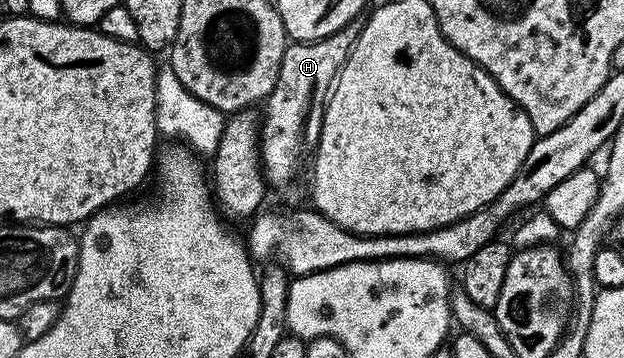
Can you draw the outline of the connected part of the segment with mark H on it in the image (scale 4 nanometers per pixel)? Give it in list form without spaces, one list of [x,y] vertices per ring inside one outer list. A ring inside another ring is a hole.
[[[352,20],[329,37],[315,39],[313,43],[289,42],[282,57],[282,69],[274,89],[269,93],[262,111],[260,128],[260,162],[264,178],[269,184],[280,187],[296,175],[304,146],[308,143],[308,131],[315,132],[324,117],[324,102],[327,100],[342,65],[350,57],[354,45],[364,28],[361,20]]]

